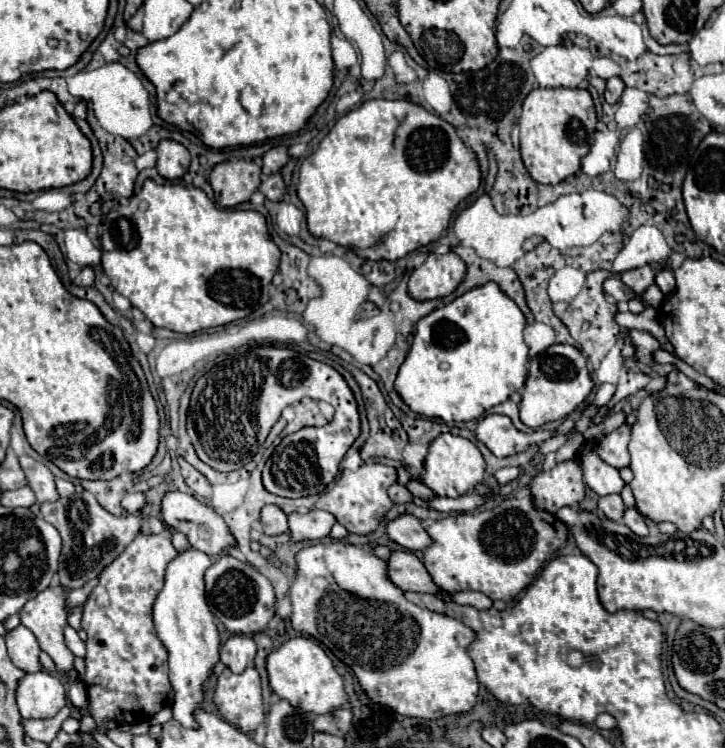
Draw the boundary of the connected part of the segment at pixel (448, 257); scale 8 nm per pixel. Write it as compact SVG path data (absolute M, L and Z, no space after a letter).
M454 252L430 254L426 262L412 270L408 280L408 294L414 300L432 300L448 296L462 282L466 264Z

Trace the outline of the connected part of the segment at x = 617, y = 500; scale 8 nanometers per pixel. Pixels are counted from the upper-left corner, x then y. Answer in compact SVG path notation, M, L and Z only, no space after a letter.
M608 494L598 500L598 508L610 518L610 520L622 520L624 514L624 502L620 494Z

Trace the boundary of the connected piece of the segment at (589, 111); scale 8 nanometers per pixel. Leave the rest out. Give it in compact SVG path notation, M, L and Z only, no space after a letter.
M534 88L522 102L520 156L538 184L558 184L580 170L580 158L590 150L596 130L596 110L588 90Z

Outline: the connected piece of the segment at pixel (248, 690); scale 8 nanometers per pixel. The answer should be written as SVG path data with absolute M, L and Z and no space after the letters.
M252 666L242 674L234 674L226 668L216 680L212 700L222 718L242 732L254 732L264 722L260 676Z

